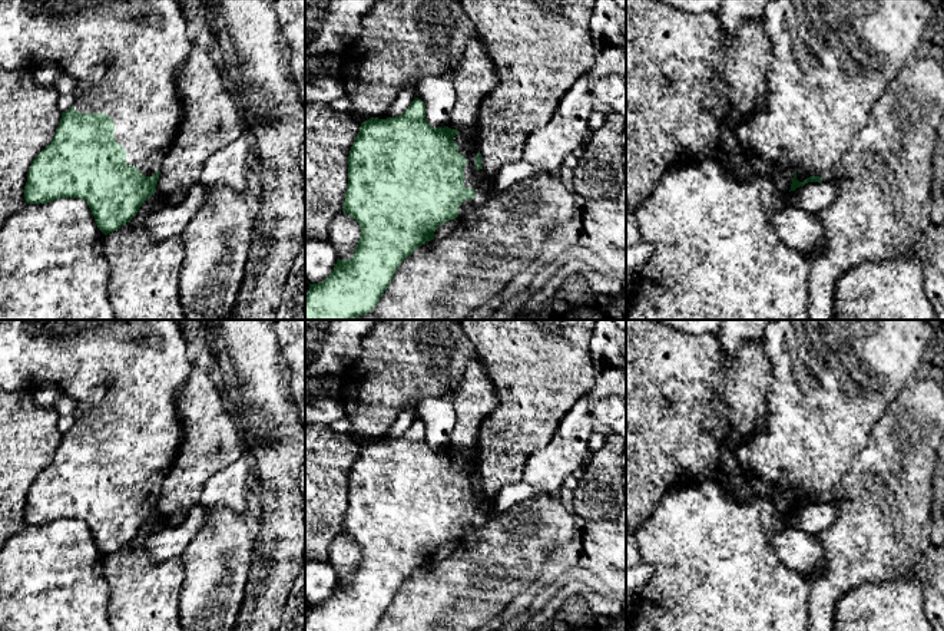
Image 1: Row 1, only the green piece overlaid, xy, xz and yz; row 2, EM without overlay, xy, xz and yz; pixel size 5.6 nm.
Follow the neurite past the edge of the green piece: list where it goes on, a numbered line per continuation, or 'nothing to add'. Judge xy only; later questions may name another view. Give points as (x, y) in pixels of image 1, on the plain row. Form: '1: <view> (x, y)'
1: xy (125, 375)

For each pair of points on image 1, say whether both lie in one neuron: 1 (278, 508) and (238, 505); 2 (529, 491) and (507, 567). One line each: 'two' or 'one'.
1: two
2: two

